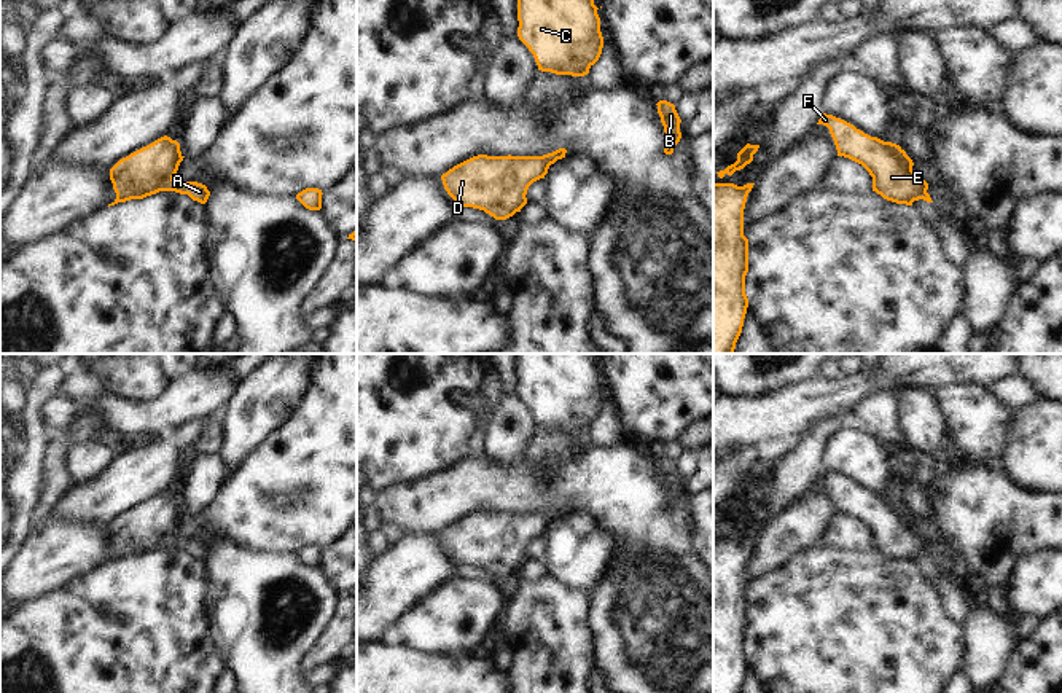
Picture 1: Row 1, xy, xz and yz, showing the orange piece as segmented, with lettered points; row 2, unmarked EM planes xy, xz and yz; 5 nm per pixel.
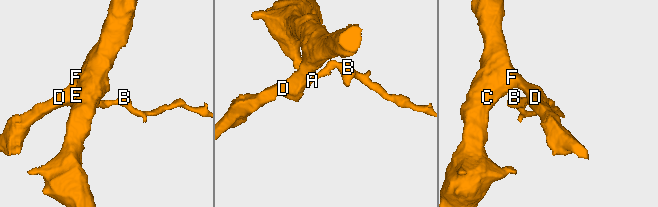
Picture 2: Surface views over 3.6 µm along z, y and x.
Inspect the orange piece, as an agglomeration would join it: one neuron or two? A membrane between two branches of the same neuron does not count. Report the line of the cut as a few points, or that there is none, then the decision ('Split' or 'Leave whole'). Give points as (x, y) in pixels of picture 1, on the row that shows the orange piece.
No split. Leave whole.

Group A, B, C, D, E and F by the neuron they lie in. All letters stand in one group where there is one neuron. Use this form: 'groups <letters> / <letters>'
groups A B C D E F

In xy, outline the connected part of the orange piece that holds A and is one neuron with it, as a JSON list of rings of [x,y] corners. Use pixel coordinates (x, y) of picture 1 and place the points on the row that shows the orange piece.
[[[164,135],[119,159],[110,169],[116,199],[108,207],[131,199],[143,199],[159,191],[188,194],[193,201],[205,204],[210,196],[205,185],[174,178],[183,158],[180,143]]]

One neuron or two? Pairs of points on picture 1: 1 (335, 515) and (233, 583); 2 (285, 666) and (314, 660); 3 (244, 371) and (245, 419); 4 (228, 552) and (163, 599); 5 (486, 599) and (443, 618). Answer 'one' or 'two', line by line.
1: two
2: two
3: two
4: two
5: one

